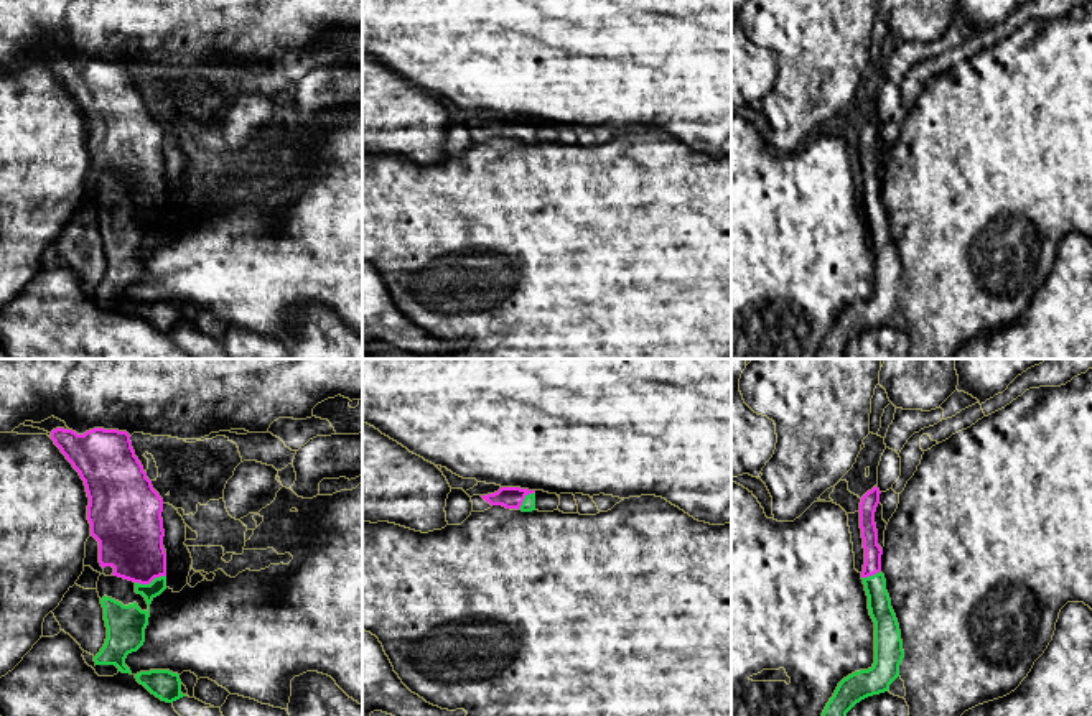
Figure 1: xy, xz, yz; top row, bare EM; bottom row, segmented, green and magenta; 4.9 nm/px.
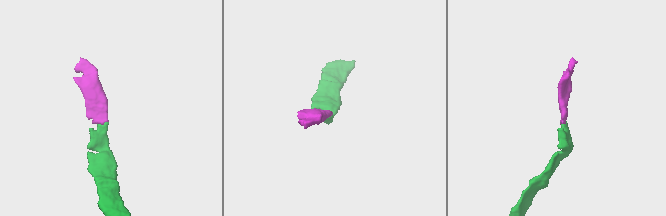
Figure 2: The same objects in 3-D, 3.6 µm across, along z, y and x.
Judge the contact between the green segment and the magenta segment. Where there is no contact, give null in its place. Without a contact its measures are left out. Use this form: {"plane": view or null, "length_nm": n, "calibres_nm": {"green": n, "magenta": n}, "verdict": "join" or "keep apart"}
{"plane": "xy", "length_nm": 160, "calibres_nm": {"green": 190, "magenta": 320}, "verdict": "join"}

